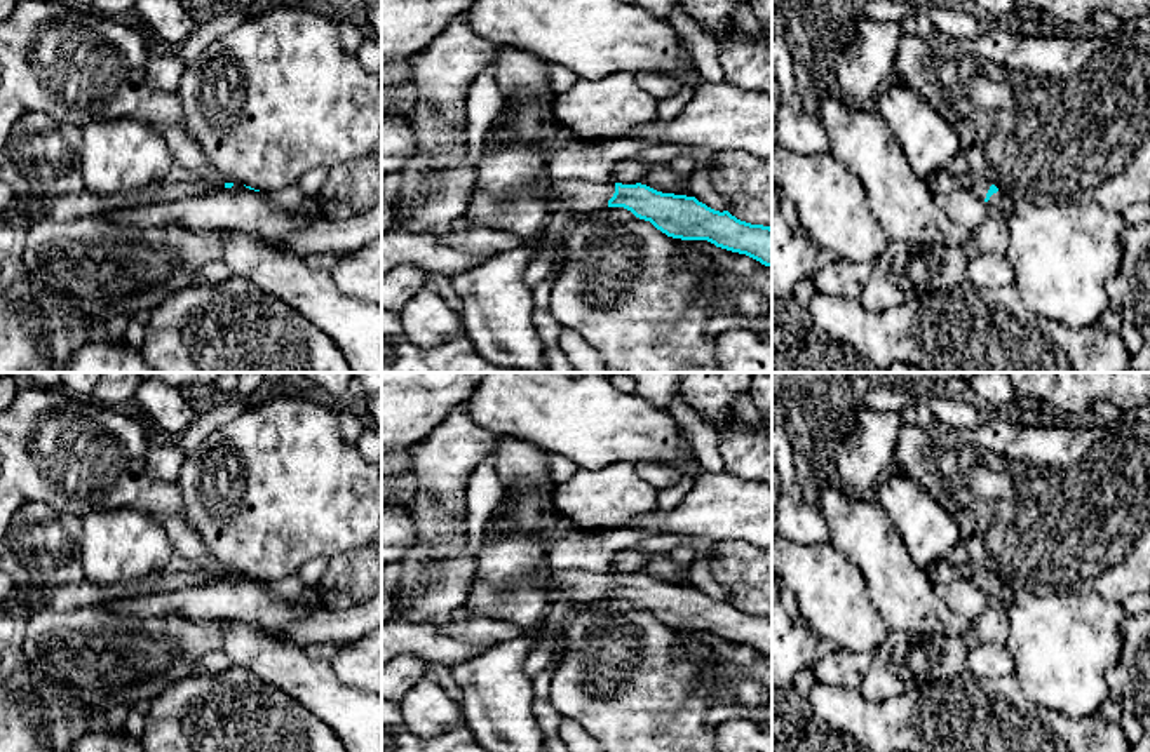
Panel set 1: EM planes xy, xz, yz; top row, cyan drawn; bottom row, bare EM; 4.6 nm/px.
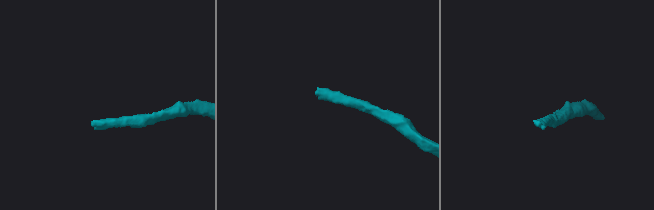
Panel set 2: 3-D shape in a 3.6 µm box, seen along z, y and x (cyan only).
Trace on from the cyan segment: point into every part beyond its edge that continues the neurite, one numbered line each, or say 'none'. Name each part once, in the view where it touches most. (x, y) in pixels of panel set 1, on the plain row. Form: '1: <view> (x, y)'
1: yz (980, 577)

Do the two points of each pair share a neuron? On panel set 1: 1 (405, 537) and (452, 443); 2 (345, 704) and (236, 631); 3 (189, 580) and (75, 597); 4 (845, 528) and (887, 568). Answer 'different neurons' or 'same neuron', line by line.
1: different neurons
2: same neuron
3: same neuron
4: same neuron

